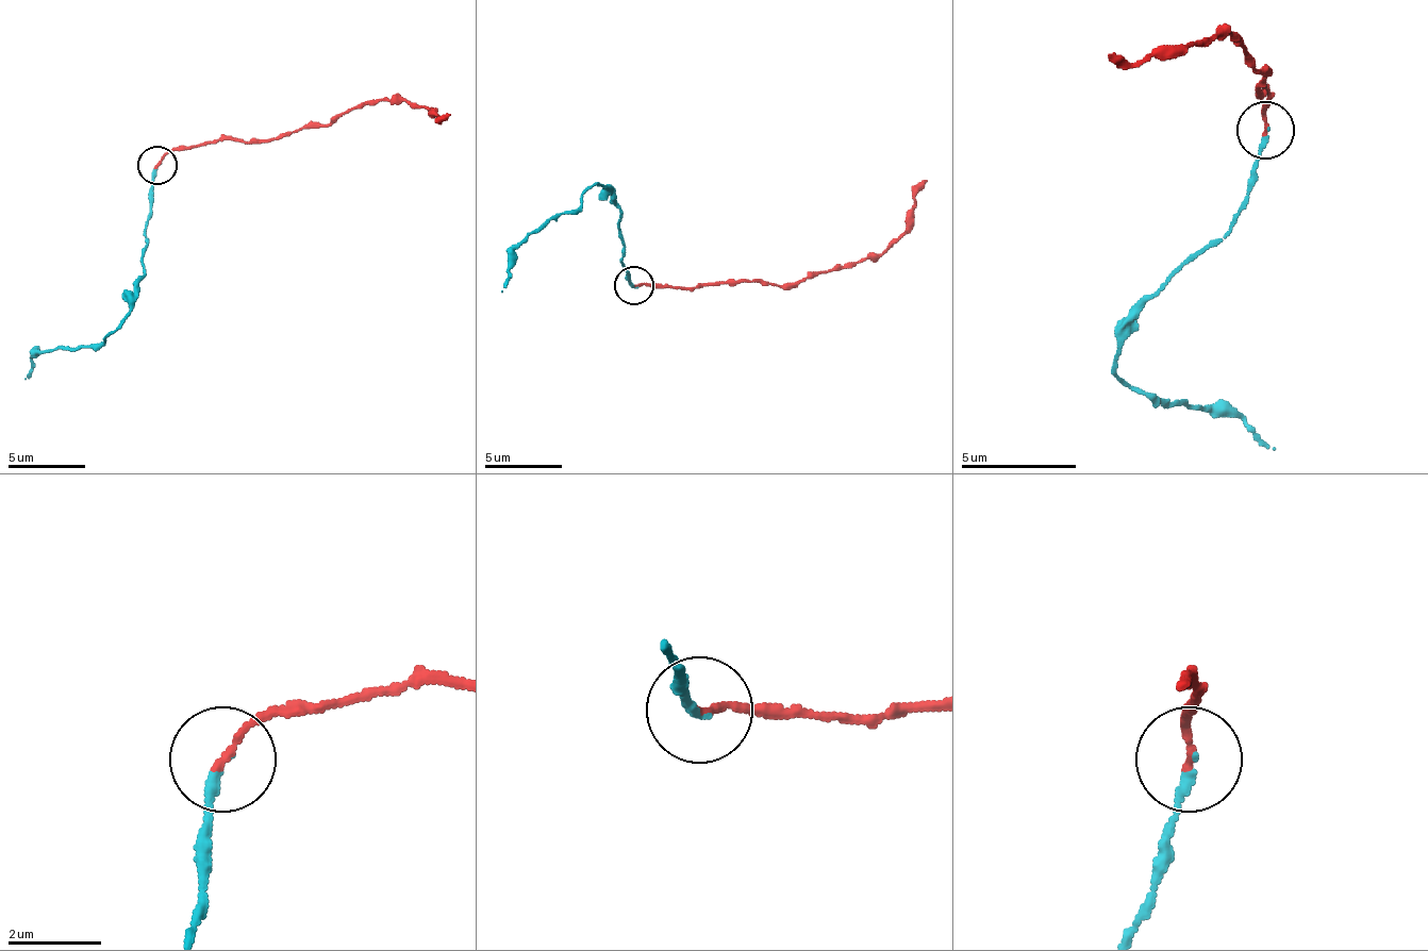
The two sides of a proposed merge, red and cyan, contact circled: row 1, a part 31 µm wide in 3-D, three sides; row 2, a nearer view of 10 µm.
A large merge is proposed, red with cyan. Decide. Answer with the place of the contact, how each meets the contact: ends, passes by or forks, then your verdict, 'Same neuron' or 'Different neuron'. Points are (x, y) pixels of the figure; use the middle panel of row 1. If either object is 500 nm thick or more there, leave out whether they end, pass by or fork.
Place: (634, 285). At the ring red ends. At the ring cyan ends. Same neuron

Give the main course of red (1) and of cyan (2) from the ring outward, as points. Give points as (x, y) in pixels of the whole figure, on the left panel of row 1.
1: (159, 166), (173, 150), (225, 138), (267, 143), (399, 100), (438, 119), (450, 115)
2: (159, 166), (147, 228), (143, 279), (127, 317), (100, 345), (46, 348), (26, 380)

